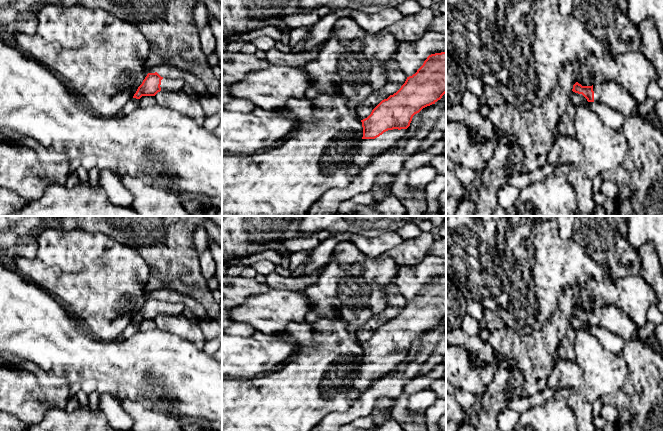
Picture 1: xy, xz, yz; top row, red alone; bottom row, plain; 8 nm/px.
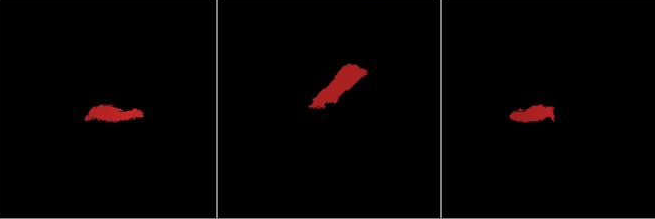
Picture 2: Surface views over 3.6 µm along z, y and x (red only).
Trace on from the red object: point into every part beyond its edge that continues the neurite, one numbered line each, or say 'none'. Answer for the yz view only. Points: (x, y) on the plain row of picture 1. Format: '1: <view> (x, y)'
1: yz (611, 318)

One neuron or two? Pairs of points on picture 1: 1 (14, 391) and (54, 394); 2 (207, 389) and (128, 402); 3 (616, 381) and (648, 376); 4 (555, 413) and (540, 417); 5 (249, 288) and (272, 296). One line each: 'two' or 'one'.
1: one
2: two
3: two
4: one
5: two

